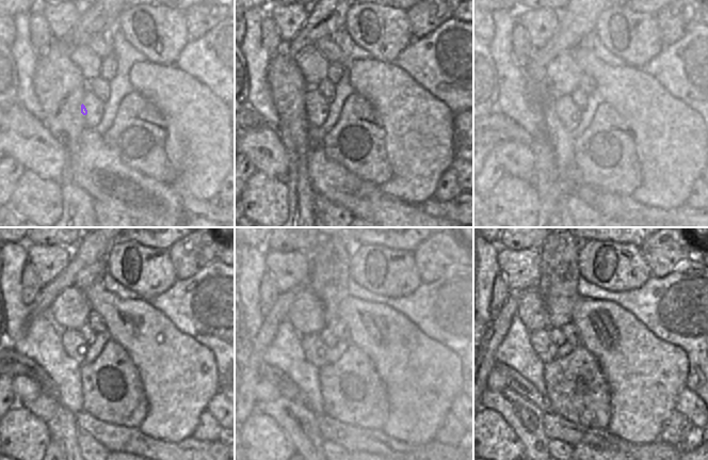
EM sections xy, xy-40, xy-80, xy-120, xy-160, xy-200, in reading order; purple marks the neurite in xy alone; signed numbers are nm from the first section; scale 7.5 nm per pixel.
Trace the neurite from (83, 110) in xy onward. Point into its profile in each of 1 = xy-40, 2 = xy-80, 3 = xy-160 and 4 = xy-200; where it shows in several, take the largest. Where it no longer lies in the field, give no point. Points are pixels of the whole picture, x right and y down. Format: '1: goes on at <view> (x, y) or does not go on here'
1: goes on at xy-40 (317, 109)
2: goes on at xy-80 (558, 112)
3: goes on at xy-160 (317, 352)
4: goes on at xy-200 (548, 344)

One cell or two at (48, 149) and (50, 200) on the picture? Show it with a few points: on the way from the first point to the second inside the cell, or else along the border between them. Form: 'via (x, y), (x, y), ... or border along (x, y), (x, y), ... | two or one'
border along (26, 170), (57, 181) | two

